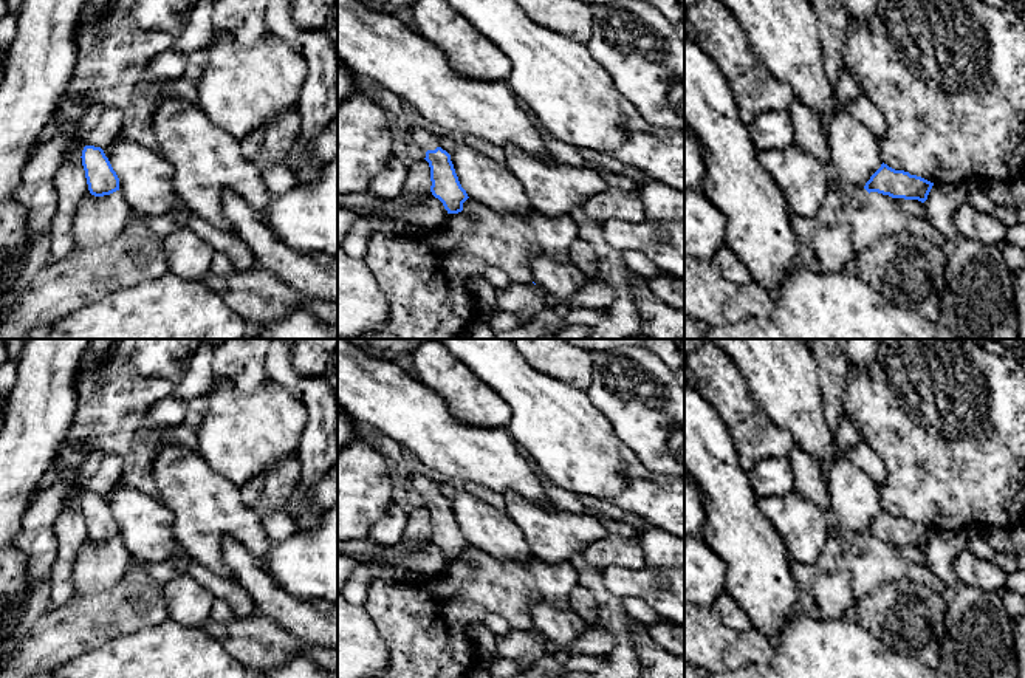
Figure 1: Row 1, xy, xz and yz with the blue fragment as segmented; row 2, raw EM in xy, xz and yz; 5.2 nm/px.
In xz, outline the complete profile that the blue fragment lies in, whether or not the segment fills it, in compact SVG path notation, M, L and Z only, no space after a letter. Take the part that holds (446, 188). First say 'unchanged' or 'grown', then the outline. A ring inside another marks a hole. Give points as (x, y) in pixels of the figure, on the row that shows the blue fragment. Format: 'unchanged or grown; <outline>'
grown; M418 127L410 130L409 138L426 152L424 159L430 167L432 195L443 203L447 214L461 212L463 203L469 197L458 181L451 155L440 147L440 139Z

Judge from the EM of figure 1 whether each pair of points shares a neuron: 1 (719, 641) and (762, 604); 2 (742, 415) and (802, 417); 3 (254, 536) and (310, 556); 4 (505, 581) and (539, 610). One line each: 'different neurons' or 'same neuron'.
1: different neurons
2: different neurons
3: different neurons
4: different neurons

